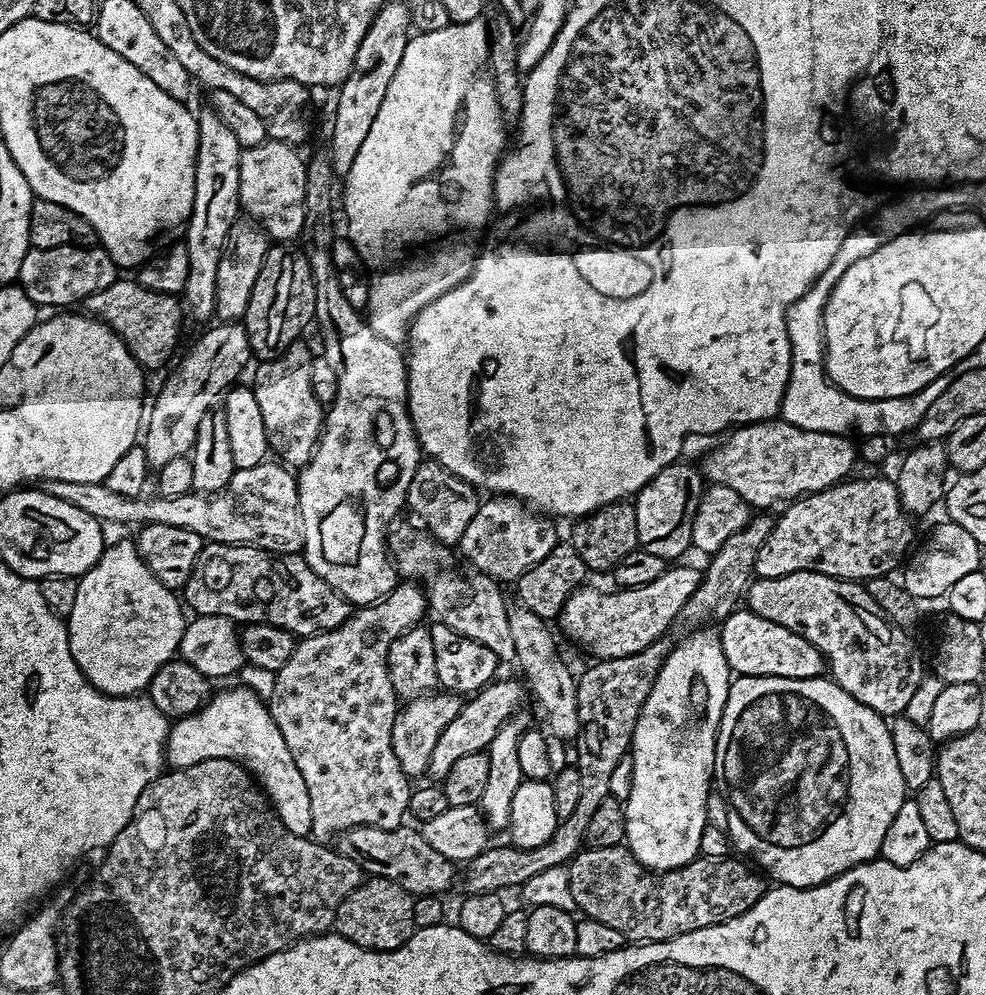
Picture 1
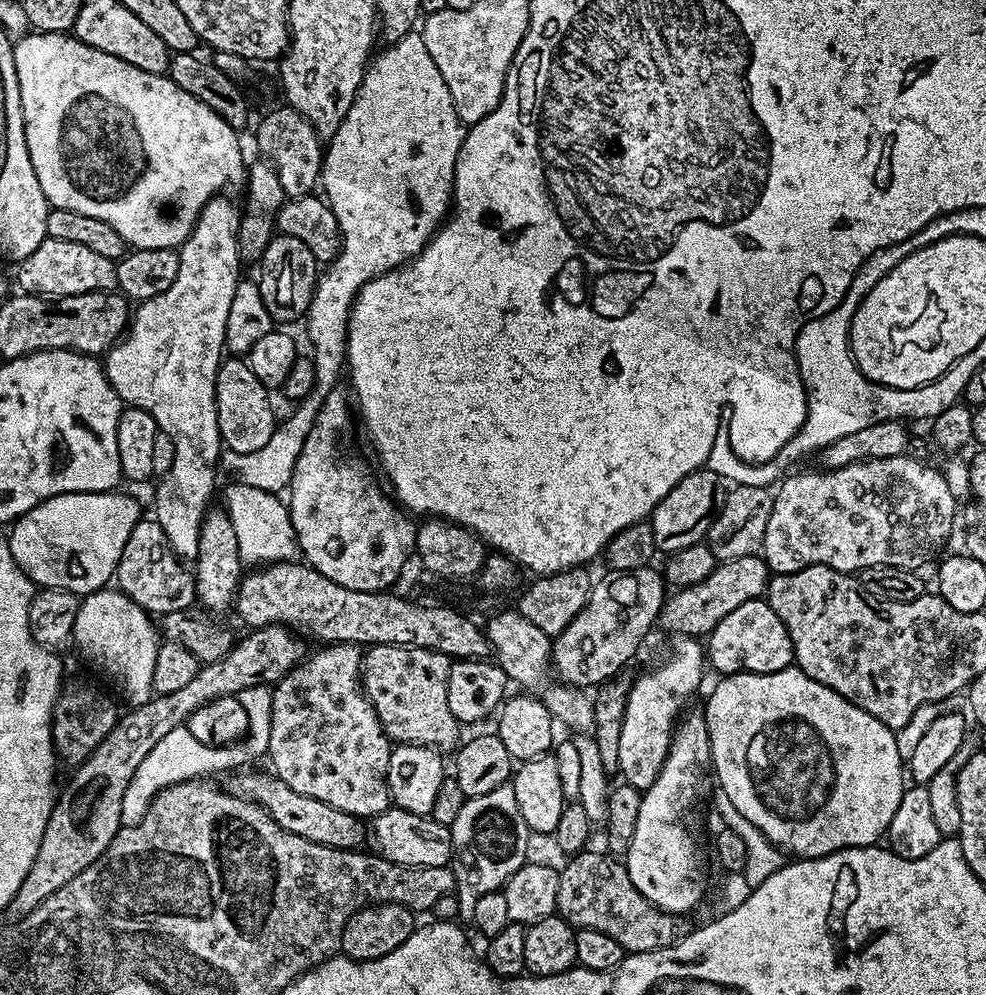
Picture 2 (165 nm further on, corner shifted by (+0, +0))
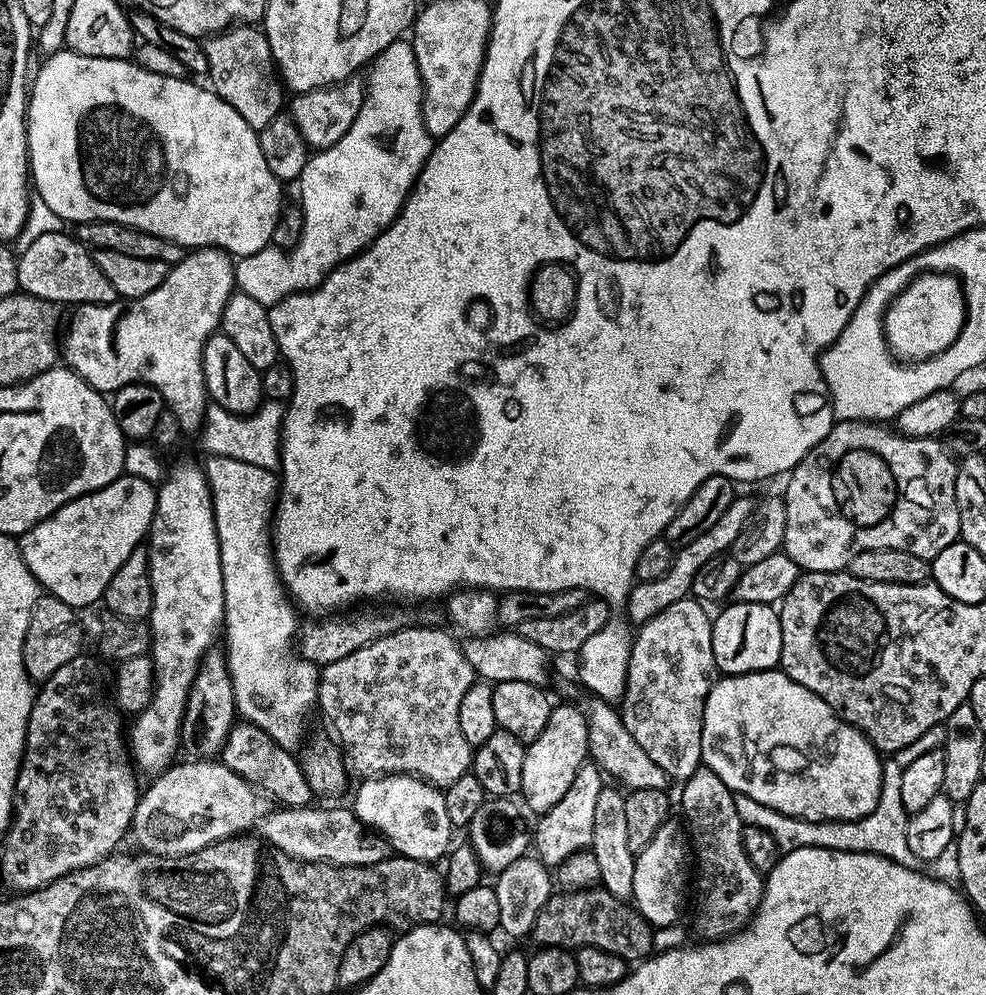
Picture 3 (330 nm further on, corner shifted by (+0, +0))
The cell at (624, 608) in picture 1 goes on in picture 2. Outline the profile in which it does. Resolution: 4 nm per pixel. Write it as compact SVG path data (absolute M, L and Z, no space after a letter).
M760 554L717 563L714 574L710 574L706 582L673 591L665 599L664 608L660 611L659 627L664 627L676 636L707 637L714 630L714 626L718 626L718 622L722 622L726 614L738 610L742 602L761 599L767 593L769 579L768 564Z

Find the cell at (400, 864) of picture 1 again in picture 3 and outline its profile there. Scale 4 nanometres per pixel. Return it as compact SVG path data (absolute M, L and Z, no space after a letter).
M184 758L173 763L171 768L164 769L155 777L156 780L148 789L139 793L132 827L131 839L136 839L136 848L155 856L185 856L194 854L206 846L227 840L237 834L245 833L251 826L259 825L270 811L269 797L257 790L253 784L246 782L234 770L230 770L219 759L194 760Z

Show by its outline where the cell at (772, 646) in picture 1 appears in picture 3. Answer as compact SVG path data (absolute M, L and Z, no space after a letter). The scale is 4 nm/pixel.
M732 602L724 607L719 609L720 613L715 613L712 622L712 649L717 669L729 676L741 676L747 672L766 672L775 669L779 665L782 654L782 626L779 611L771 604L755 604L754 602L745 604Z

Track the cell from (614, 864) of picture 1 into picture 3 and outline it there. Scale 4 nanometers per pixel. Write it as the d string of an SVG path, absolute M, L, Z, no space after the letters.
M603 886L583 888L577 892L557 891L542 906L530 933L533 945L542 948L567 948L575 950L594 946L610 950L629 962L639 962L651 955L653 927L636 911L631 903L615 897Z

